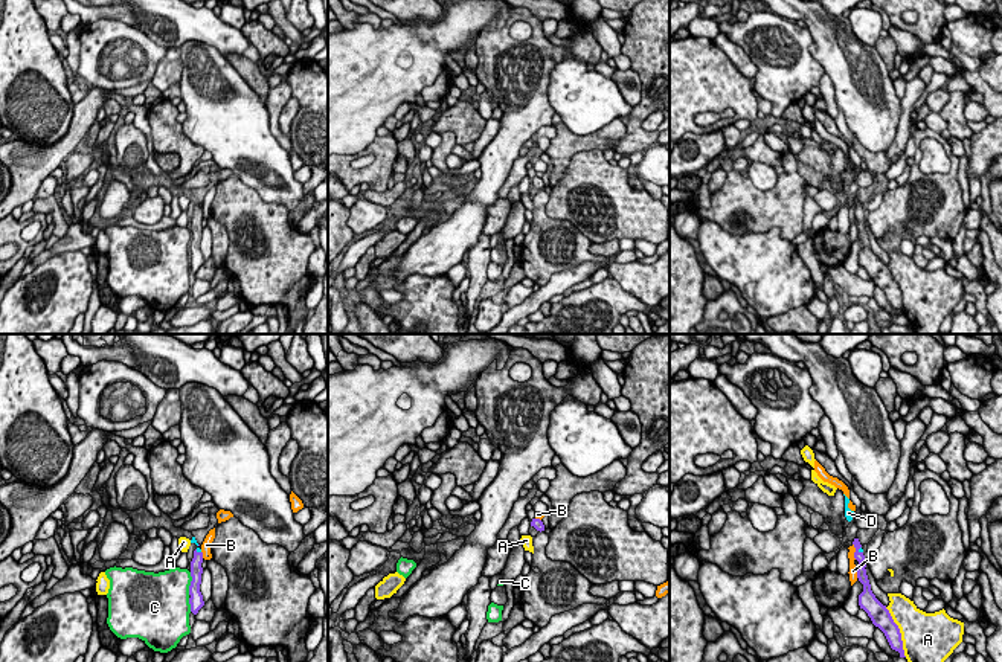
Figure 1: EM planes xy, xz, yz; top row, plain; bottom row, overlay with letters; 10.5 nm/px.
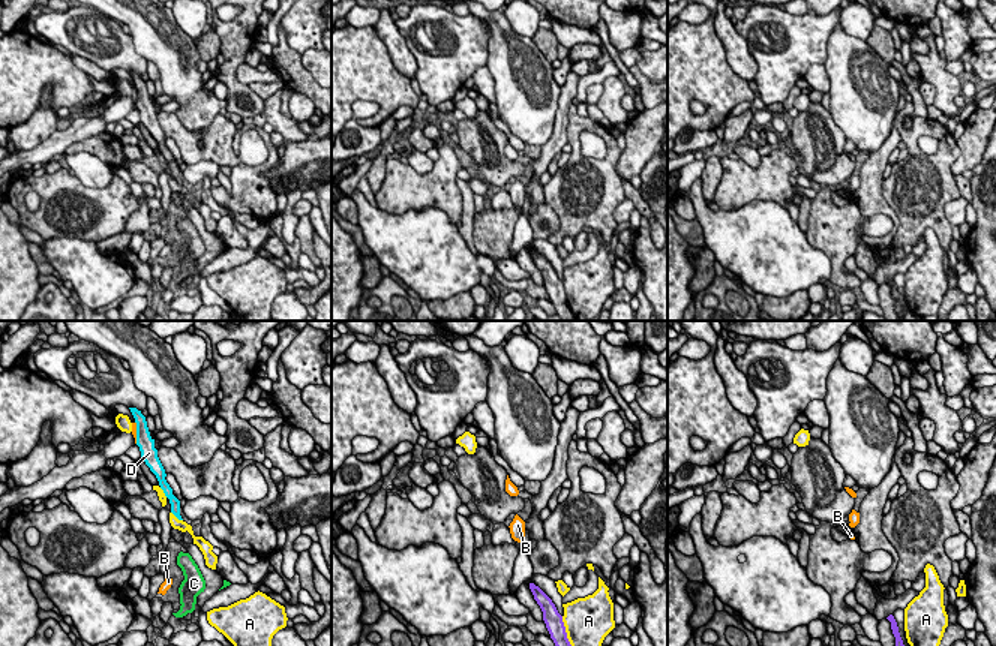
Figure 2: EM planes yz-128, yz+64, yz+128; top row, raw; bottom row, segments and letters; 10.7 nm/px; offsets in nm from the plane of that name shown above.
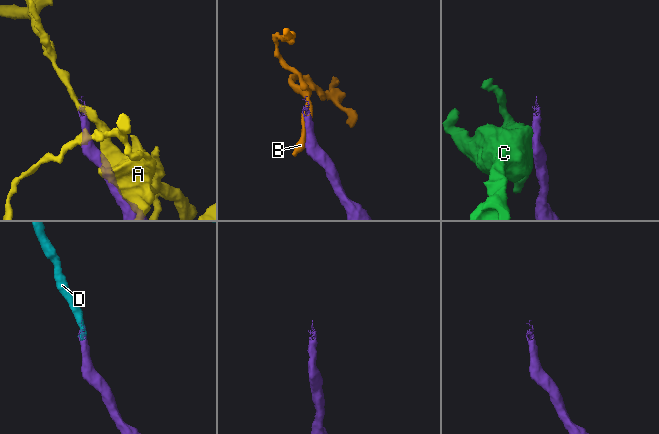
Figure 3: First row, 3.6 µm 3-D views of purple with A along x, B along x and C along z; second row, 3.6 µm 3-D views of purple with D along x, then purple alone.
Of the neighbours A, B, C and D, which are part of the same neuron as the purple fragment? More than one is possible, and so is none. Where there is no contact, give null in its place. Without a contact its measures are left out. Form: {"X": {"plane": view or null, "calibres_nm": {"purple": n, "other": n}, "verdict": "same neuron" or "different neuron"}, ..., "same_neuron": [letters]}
{"A": {"plane": "yz", "calibres_nm": {"purple": 220, "other": 440}, "verdict": "different neuron"}, "B": {"plane": "yz", "calibres_nm": {"purple": 100, "other": 100}, "verdict": "different neuron"}, "C": {"plane": "xy", "calibres_nm": {"purple": 140, "other": 420}, "verdict": "different neuron"}, "D": {"plane": "yz", "calibres_nm": {"purple": 100, "other": 50}, "verdict": "same neuron"}, "same_neuron": ["D"]}

